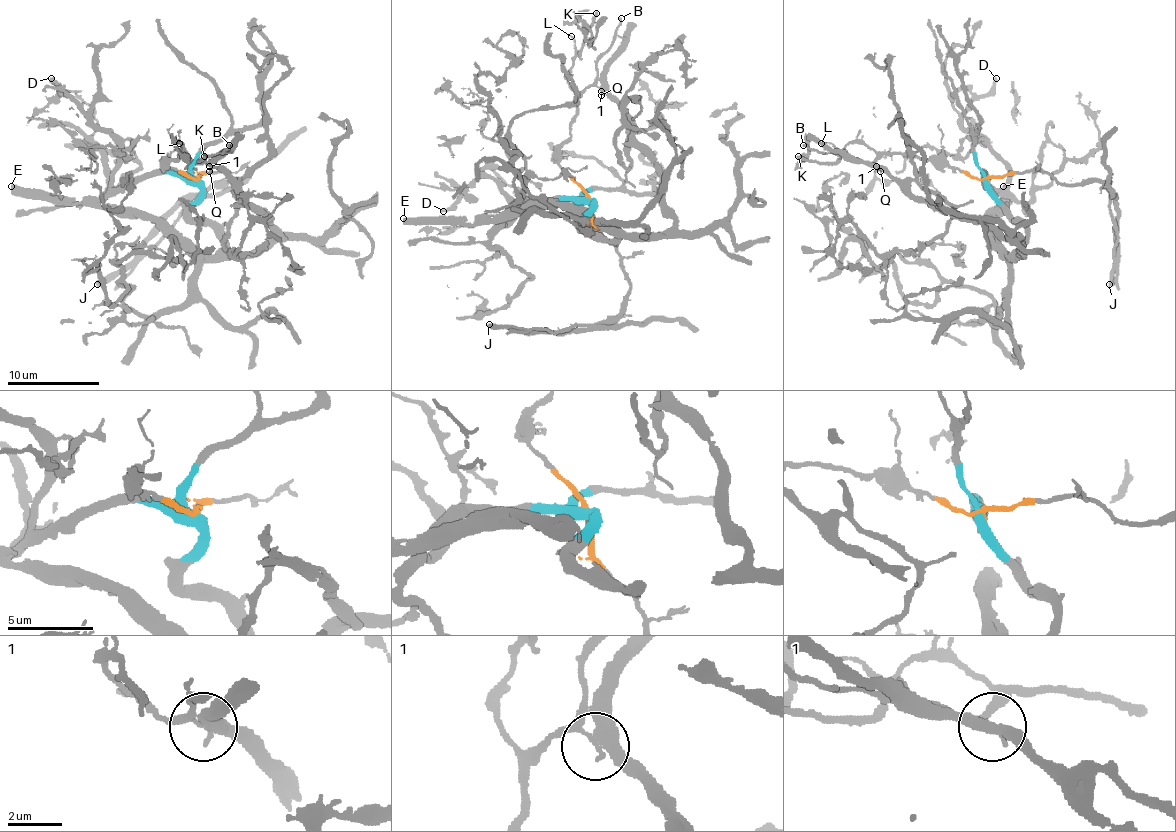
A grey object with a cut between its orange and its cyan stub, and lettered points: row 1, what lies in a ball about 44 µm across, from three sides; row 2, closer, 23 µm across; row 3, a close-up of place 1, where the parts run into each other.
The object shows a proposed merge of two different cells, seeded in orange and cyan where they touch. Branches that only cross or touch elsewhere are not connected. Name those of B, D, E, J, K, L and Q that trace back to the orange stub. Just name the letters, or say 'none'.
B, J, K, L, Q

